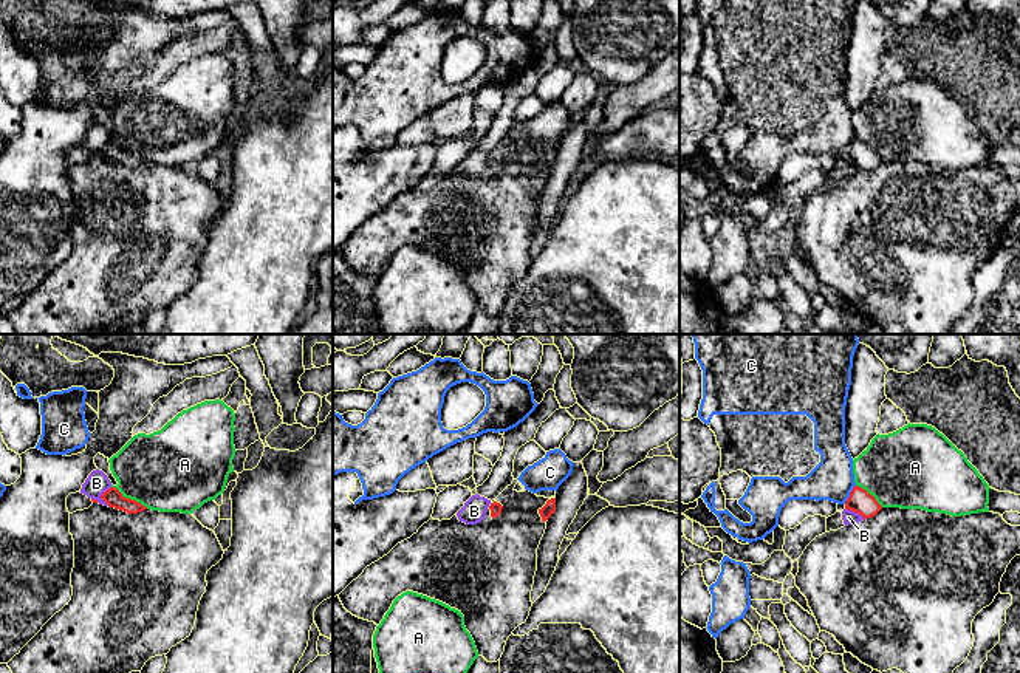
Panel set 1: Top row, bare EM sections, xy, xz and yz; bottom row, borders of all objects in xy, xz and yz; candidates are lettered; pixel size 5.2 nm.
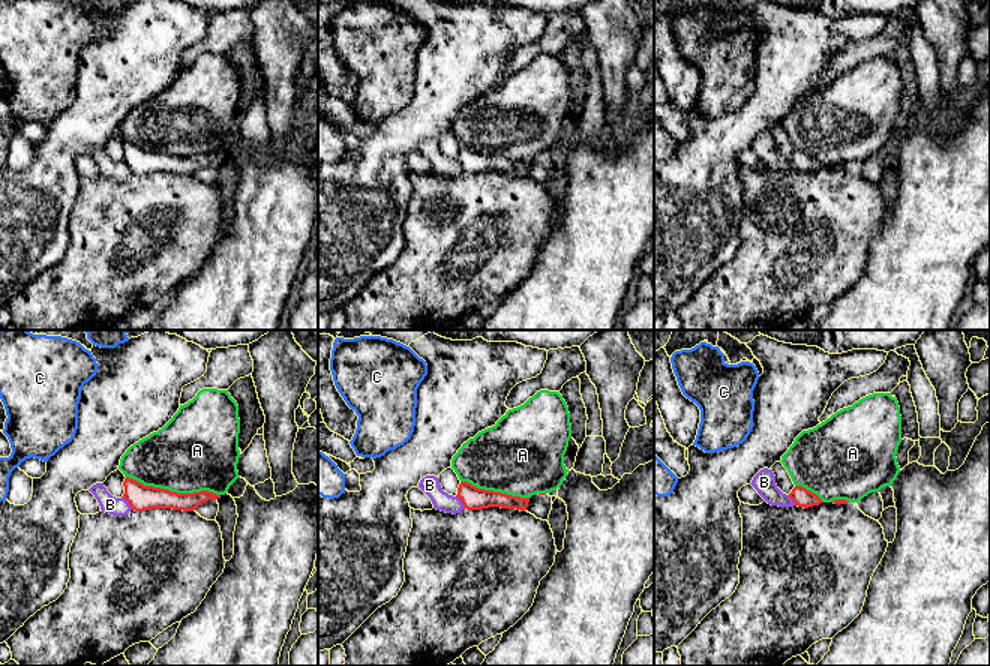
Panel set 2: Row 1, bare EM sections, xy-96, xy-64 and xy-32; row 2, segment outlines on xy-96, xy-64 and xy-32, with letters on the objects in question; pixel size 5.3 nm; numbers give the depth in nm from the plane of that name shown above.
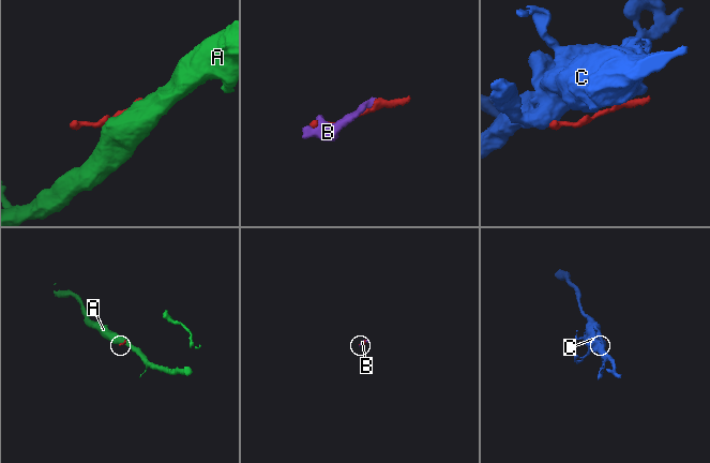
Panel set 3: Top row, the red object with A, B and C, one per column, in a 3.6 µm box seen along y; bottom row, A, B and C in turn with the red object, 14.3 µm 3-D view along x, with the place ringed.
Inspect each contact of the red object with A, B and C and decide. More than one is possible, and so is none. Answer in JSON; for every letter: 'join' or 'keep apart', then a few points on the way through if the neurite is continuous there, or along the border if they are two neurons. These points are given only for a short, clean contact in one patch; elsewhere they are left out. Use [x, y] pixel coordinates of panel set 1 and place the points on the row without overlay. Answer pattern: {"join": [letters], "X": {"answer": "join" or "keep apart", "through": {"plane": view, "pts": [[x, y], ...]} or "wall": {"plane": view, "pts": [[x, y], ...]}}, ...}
{"join": [], "A": {"answer": "keep apart"}, "B": {"answer": "keep apart"}, "C": {"answer": "keep apart"}}

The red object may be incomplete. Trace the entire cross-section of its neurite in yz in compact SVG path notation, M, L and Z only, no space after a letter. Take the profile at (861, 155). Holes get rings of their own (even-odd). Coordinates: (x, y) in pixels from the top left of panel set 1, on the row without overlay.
M854 139L845 155L845 162L853 164L865 172L875 170L882 159L865 142Z

